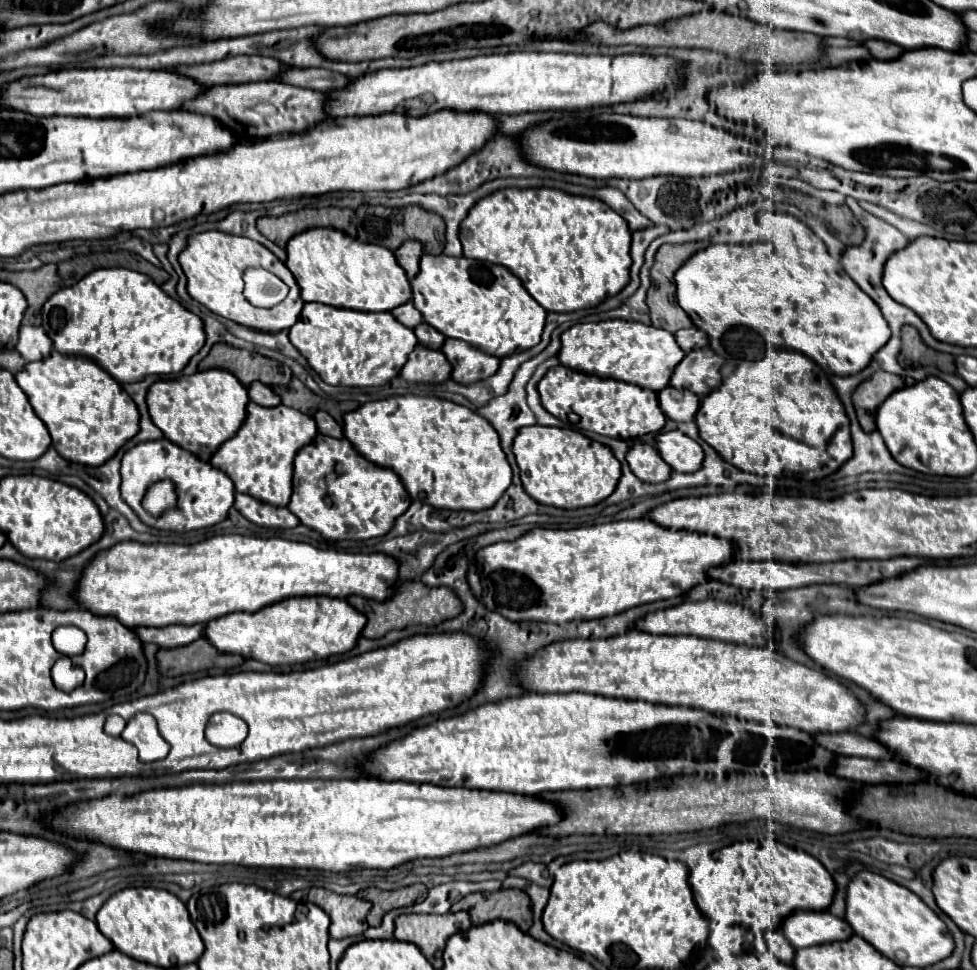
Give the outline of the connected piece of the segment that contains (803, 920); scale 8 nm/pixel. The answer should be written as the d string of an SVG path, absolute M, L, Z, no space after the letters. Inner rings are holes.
M829 910L793 912L785 918L781 930L797 950L835 940L847 940L849 936L853 936L847 920L833 916Z

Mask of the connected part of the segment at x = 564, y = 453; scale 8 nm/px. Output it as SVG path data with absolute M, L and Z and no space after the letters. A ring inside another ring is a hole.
M541 424L521 428L513 442L513 454L521 470L525 492L533 500L555 508L595 506L615 490L621 476L621 464L607 446L569 428Z

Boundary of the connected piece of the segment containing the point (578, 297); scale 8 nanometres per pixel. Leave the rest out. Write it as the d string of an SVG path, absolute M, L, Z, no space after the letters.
M555 188L497 190L469 210L459 238L467 258L509 268L549 312L597 306L629 282L629 226L597 198L573 196Z

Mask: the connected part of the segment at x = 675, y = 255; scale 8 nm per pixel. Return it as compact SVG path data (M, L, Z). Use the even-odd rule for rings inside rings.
M687 242L687 244L665 244L659 248L659 252L655 254L655 264L651 268L651 288L647 292L647 306L651 310L651 324L657 328L665 328L669 332L677 332L681 328L691 328L691 320L689 316L683 312L683 308L677 304L675 298L675 272L681 268L681 264L693 256L695 252L699 252L701 248L705 248L707 242Z

